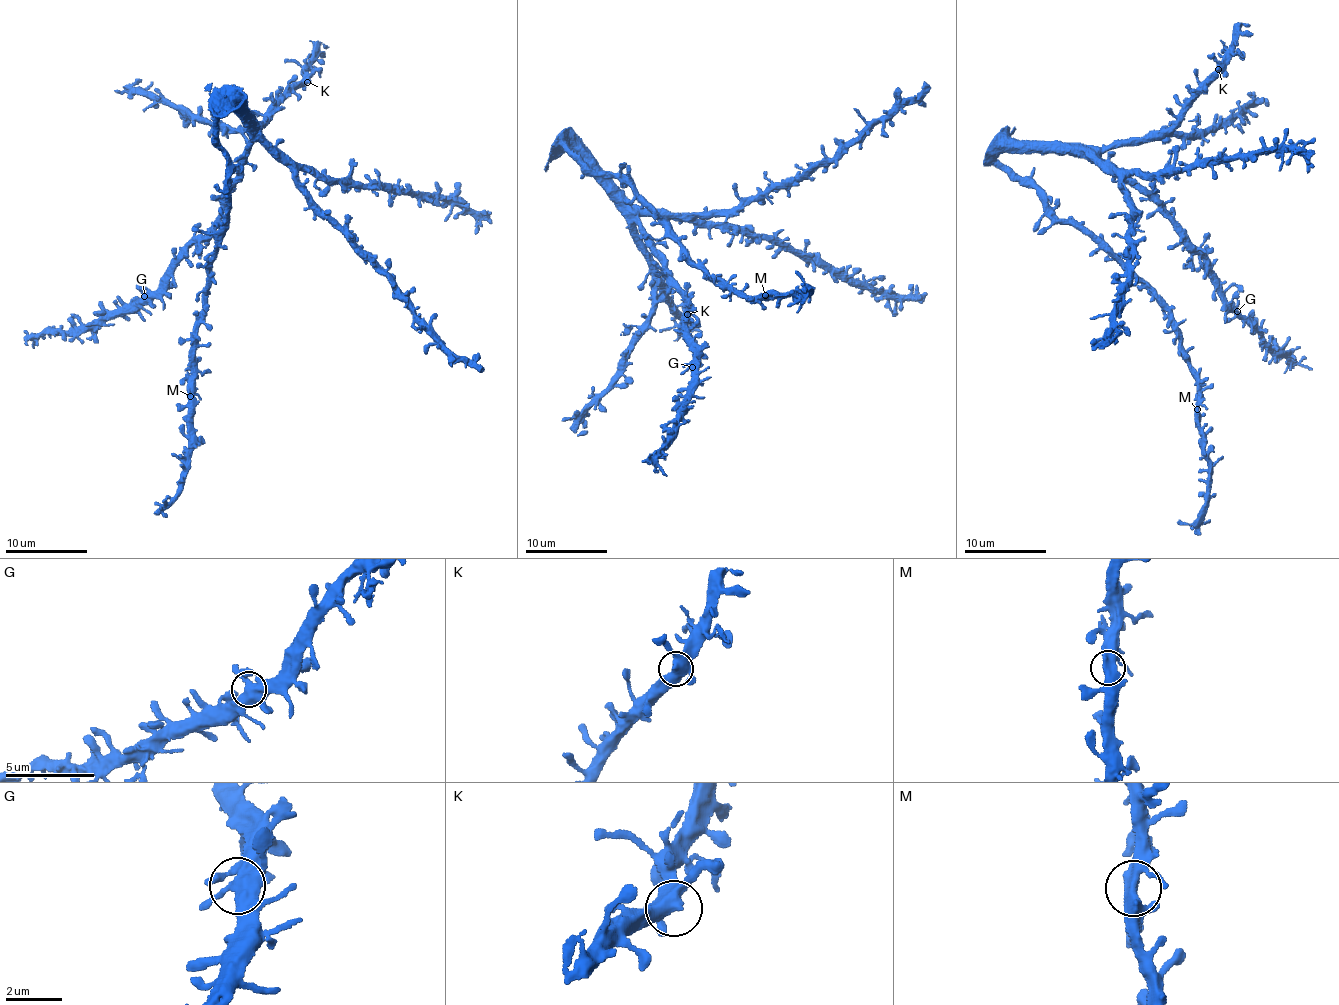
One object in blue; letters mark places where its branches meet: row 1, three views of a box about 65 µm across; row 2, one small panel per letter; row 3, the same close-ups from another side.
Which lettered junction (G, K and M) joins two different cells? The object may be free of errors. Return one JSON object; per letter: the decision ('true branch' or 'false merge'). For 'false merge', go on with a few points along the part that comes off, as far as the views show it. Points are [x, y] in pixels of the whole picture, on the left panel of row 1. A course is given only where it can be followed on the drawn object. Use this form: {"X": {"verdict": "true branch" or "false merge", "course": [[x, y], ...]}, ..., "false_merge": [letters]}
{"G": {"verdict": "true branch"}, "K": {"verdict": "true branch"}, "M": {"verdict": "true branch"}, "false_merge": []}

